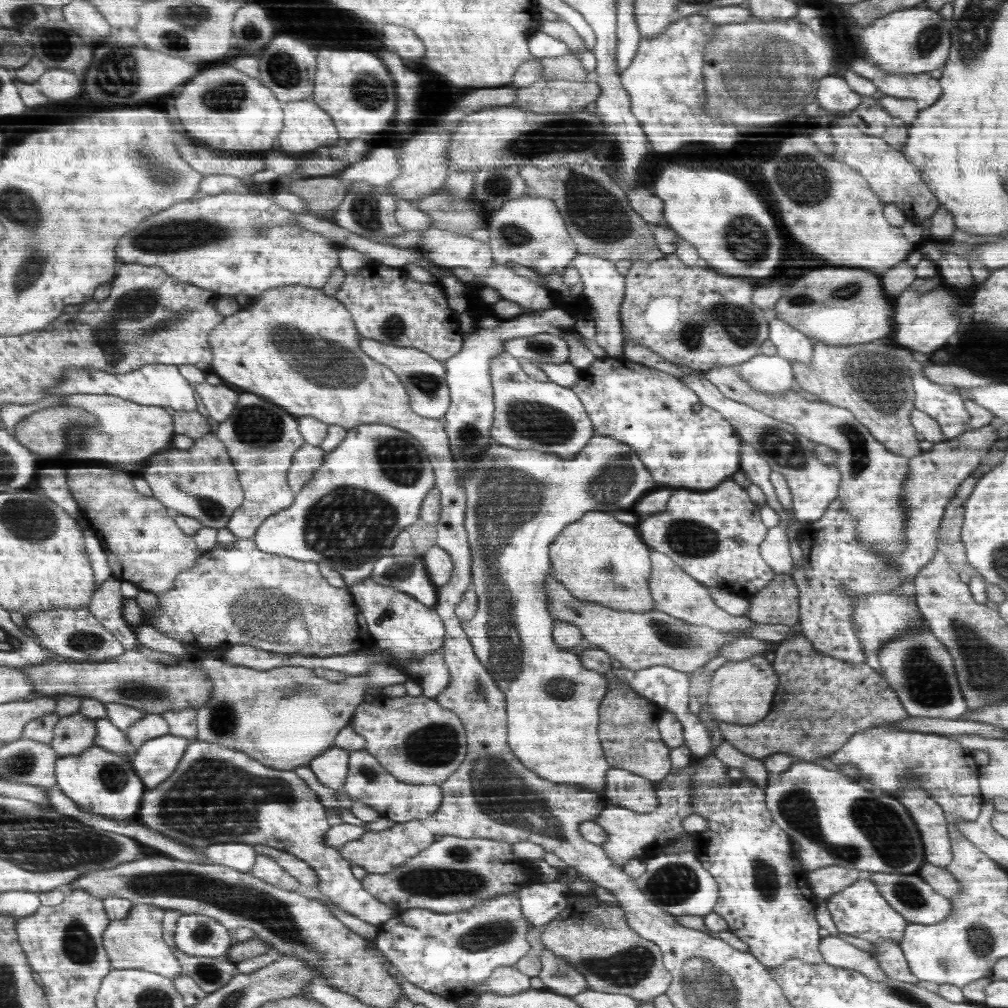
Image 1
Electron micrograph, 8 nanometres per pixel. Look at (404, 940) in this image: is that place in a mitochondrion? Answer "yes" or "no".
no

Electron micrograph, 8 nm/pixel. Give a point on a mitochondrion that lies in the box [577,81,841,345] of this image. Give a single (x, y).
(803, 179)

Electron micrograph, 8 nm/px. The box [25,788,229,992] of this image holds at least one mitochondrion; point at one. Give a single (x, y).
(79, 945)

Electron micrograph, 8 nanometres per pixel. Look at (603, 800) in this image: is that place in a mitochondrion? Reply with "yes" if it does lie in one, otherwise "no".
no

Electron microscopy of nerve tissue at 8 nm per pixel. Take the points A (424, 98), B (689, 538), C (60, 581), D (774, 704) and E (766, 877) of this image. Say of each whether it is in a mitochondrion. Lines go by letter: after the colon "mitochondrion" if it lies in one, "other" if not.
A: other
B: mitochondrion
C: other
D: other
E: mitochondrion

